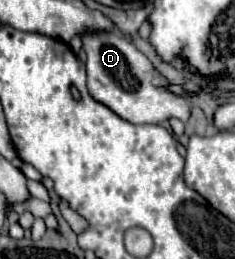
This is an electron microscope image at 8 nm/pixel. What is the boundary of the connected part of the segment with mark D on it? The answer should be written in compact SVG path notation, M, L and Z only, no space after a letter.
M116 30L102 32L84 32L80 34L82 48L88 54L86 70L88 70L88 92L90 96L108 106L120 118L132 124L160 124L172 116L182 122L190 116L190 102L174 96L166 90L168 80L162 78L150 64L150 60L128 40L124 40Z

